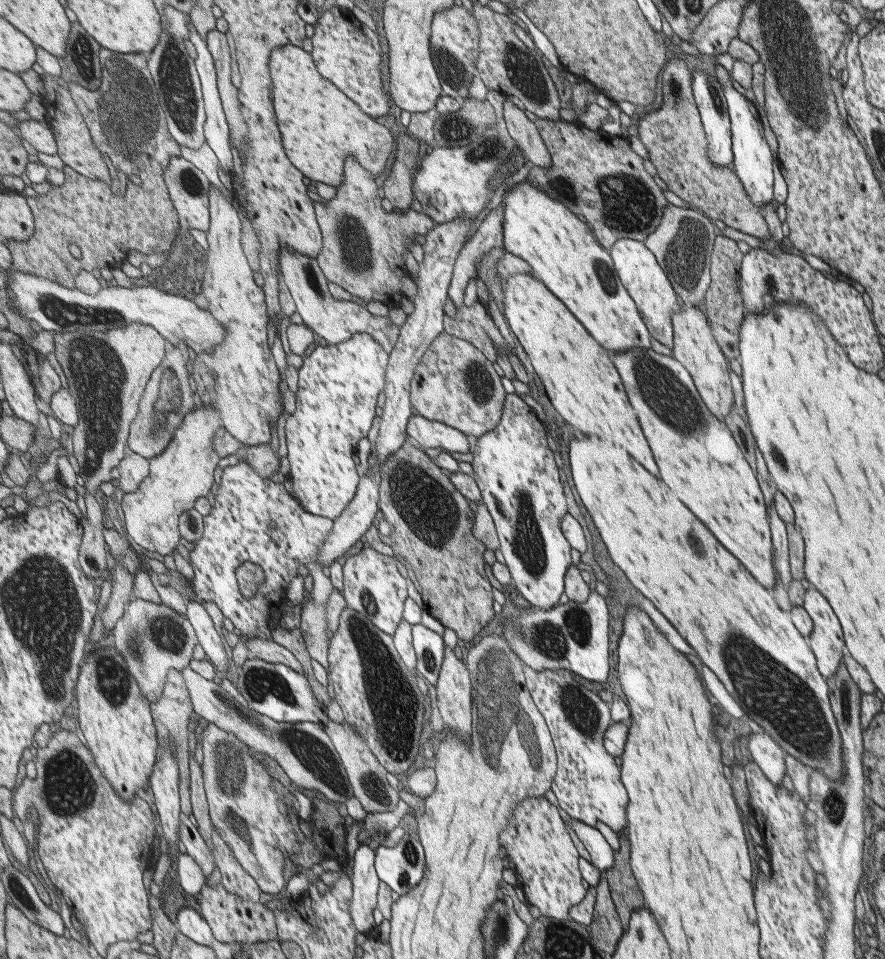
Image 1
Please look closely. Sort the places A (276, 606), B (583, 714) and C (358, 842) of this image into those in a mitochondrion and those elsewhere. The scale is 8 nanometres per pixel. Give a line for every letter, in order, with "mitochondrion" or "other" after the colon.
A: other
B: mitochondrion
C: other

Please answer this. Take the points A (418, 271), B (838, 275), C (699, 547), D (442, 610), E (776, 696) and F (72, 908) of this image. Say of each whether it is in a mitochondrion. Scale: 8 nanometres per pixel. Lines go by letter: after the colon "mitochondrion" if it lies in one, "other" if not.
A: other
B: other
C: mitochondrion
D: other
E: mitochondrion
F: other

